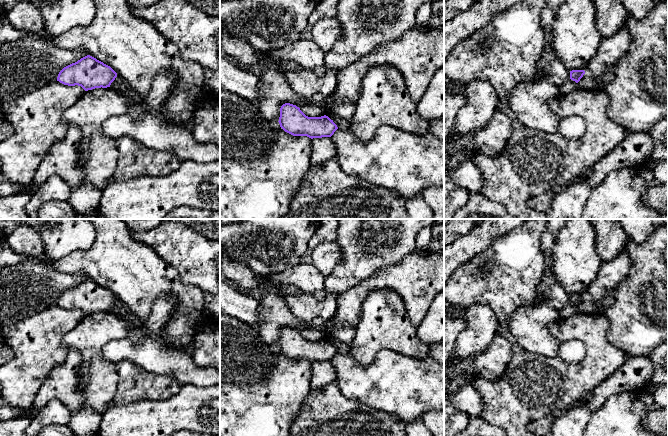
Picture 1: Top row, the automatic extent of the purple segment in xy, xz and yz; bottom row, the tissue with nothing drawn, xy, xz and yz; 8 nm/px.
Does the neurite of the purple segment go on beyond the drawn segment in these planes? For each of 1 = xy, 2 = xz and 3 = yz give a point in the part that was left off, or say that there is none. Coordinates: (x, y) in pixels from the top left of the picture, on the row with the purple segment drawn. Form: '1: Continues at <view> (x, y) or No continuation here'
1: No continuation here
2: No continuation here
3: No continuation here

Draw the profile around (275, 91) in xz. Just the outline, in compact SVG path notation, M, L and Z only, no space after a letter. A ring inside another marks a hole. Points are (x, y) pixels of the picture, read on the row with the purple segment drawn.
M265 67L259 75L261 97L253 101L268 120L279 121L280 108L285 103L296 105L308 117L324 116L324 110L310 102L309 97L296 93L282 71Z

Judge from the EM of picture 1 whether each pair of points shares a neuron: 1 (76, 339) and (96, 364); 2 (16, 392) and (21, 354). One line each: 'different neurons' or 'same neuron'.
1: same neuron
2: same neuron

